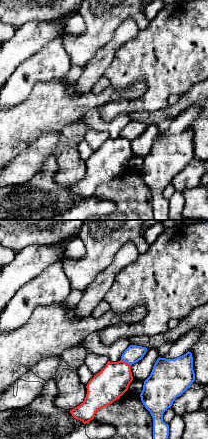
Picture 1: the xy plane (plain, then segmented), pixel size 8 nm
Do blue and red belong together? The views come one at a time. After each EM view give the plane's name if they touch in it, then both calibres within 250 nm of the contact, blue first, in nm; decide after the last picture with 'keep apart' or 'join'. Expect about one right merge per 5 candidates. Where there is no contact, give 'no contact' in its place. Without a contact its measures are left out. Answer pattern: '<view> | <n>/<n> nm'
xy | 140/260 nm

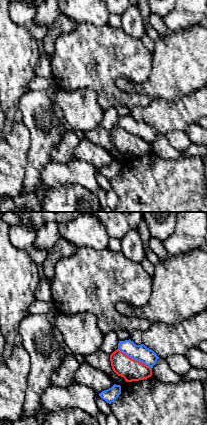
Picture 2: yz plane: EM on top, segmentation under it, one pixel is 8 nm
yz | 130/180 nm

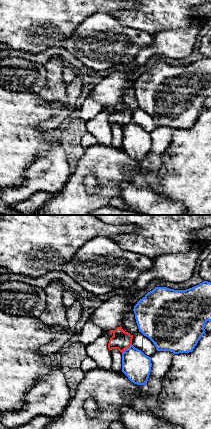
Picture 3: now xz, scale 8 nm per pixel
xz | 220/160 nm

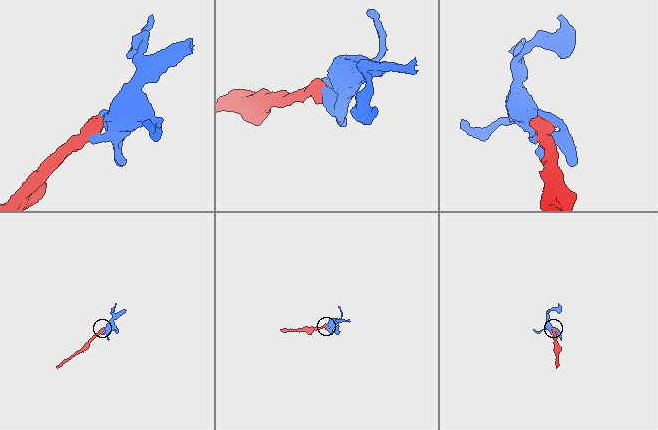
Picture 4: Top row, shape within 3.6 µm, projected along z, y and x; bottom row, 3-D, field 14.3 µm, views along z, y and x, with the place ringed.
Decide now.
keep apart

